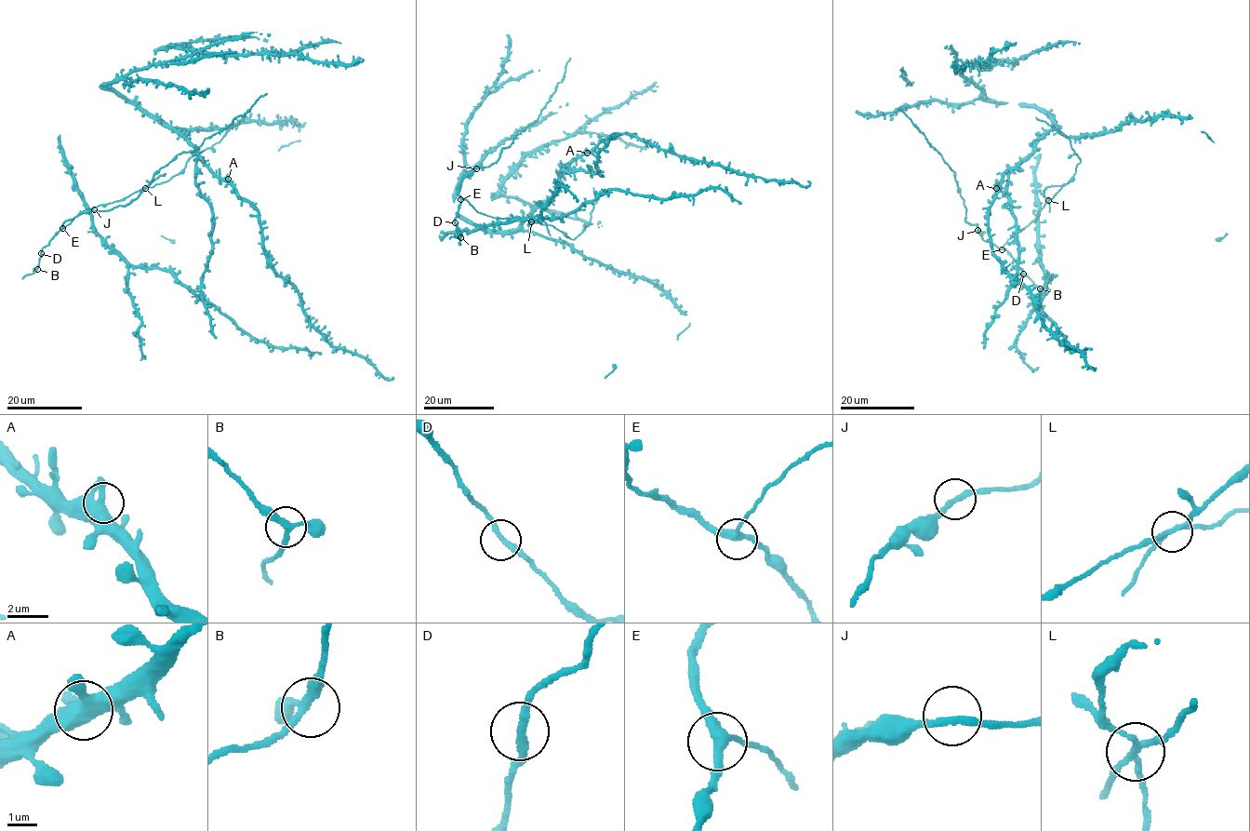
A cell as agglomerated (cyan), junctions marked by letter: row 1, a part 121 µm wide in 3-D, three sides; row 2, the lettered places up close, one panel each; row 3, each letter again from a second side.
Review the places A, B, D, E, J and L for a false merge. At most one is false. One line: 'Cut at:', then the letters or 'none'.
Cut at: L

